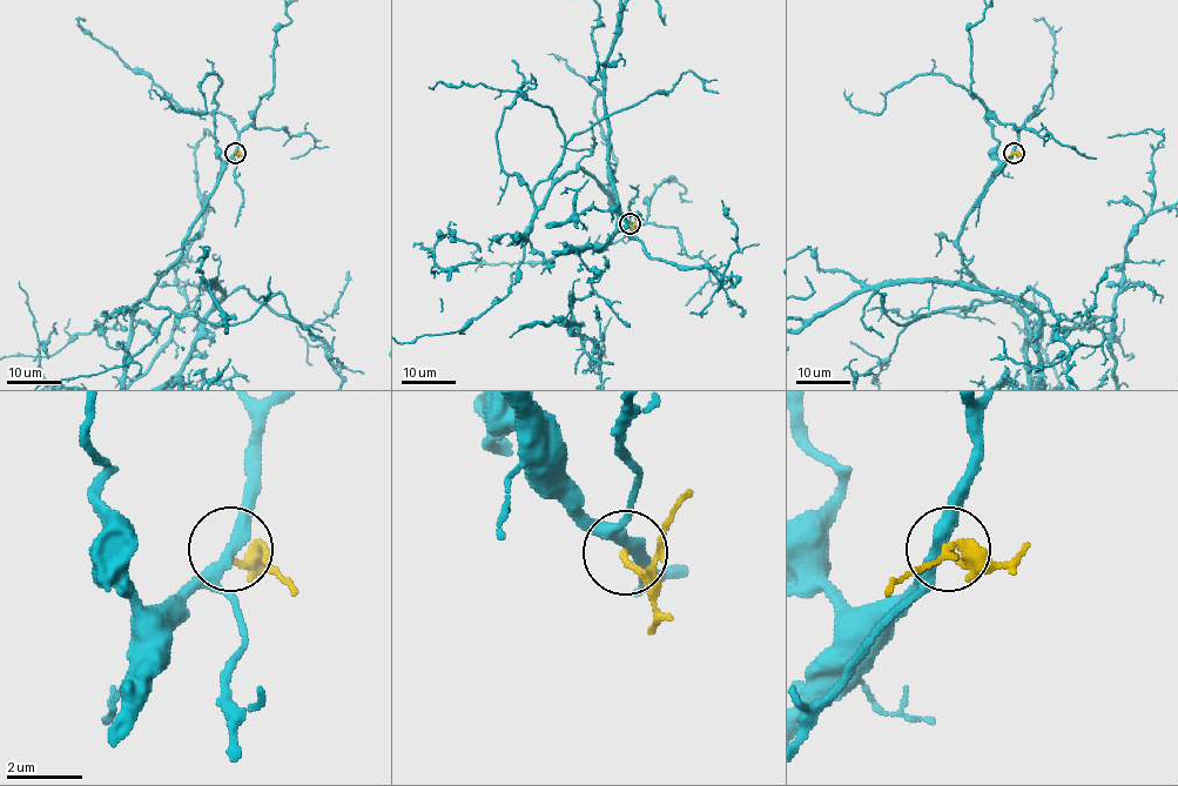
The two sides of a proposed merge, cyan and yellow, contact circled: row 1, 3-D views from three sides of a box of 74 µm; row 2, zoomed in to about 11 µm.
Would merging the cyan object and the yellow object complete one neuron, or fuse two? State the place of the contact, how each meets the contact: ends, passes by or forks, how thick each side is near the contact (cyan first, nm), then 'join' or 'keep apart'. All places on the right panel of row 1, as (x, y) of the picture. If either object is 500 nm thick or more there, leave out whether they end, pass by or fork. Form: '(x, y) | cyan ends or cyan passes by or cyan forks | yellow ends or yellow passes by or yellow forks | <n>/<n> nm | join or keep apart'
(1014, 153) | cyan passes by | yellow ends | 360/170 nm | keep apart

